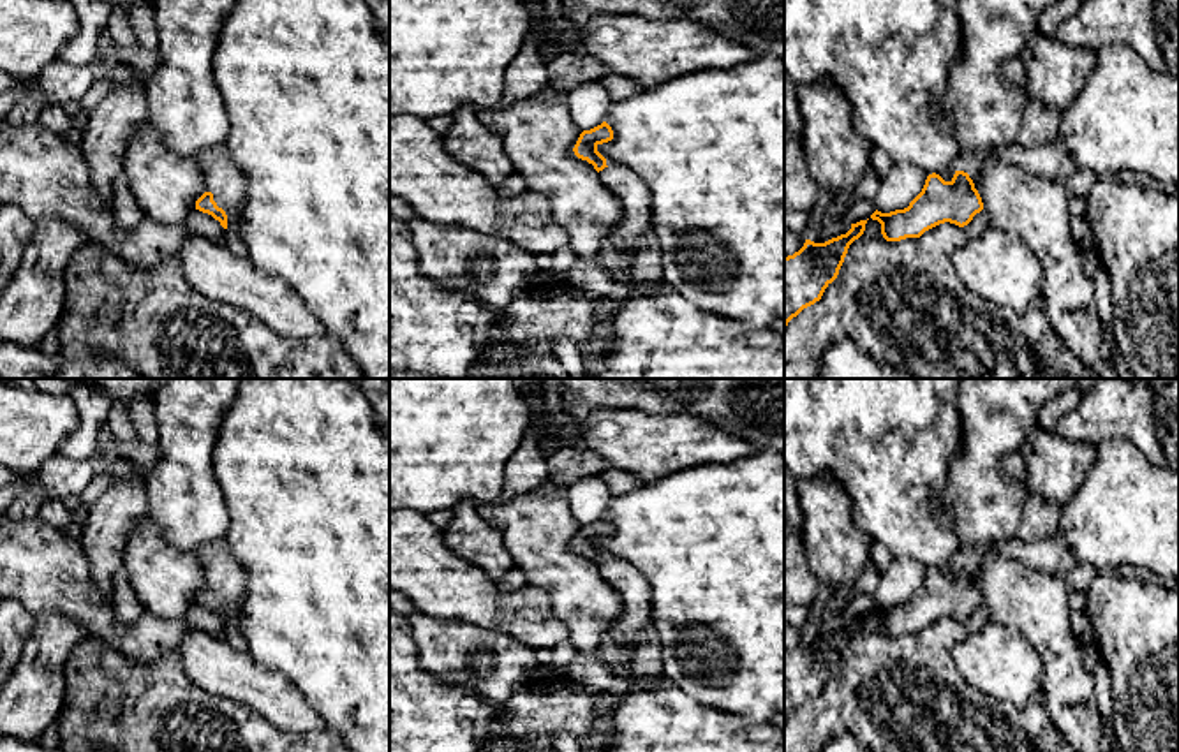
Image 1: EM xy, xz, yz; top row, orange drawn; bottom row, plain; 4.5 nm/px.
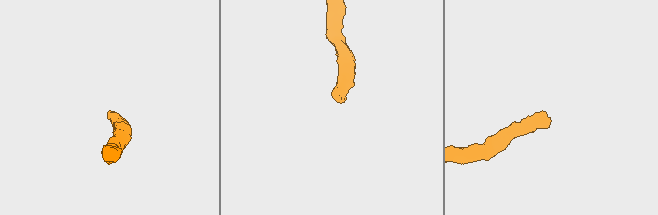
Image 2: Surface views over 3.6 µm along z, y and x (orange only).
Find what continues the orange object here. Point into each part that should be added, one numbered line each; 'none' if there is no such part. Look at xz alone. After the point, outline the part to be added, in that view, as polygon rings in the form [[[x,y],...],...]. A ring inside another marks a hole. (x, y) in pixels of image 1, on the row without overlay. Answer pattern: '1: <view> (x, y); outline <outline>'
1: xz (661, 719); outline [[[615,558],[599,565],[603,578],[620,593],[622,613],[601,641],[597,659],[627,682],[624,697],[604,694],[606,726],[599,740],[583,752],[784,752],[784,733],[770,722],[754,724],[740,715],[698,704],[670,680],[640,689],[633,673],[636,650],[645,627],[652,622],[652,595],[641,572]]]

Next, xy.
1: xy (226, 576); outline [[[224,539],[203,544],[197,553],[206,571],[206,586],[227,609],[227,622],[234,622],[247,592],[247,574],[243,567],[229,557]]]

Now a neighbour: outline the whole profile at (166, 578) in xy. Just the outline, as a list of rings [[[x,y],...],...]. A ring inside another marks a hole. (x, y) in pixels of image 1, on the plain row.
[[[150,520],[139,521],[132,530],[123,567],[146,613],[164,620],[178,620],[206,586],[201,555],[167,541]]]

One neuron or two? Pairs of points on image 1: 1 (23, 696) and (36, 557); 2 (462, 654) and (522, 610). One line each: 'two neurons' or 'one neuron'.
1: two neurons
2: two neurons

